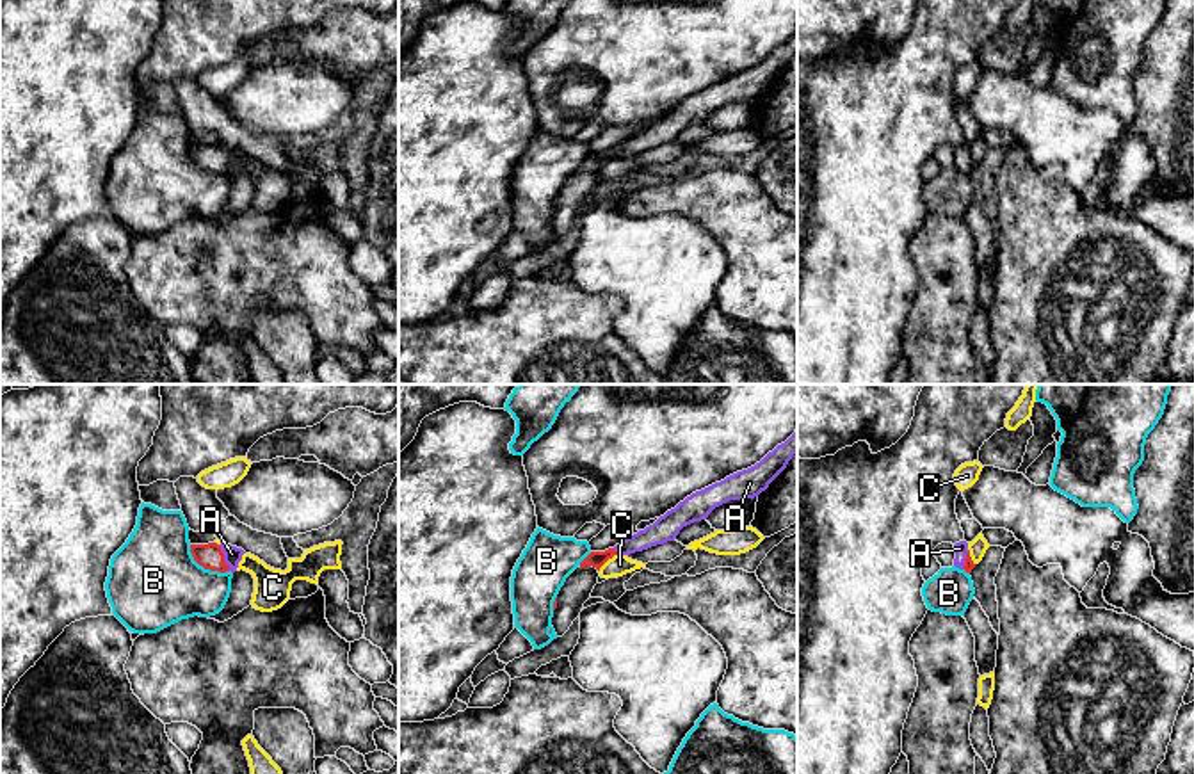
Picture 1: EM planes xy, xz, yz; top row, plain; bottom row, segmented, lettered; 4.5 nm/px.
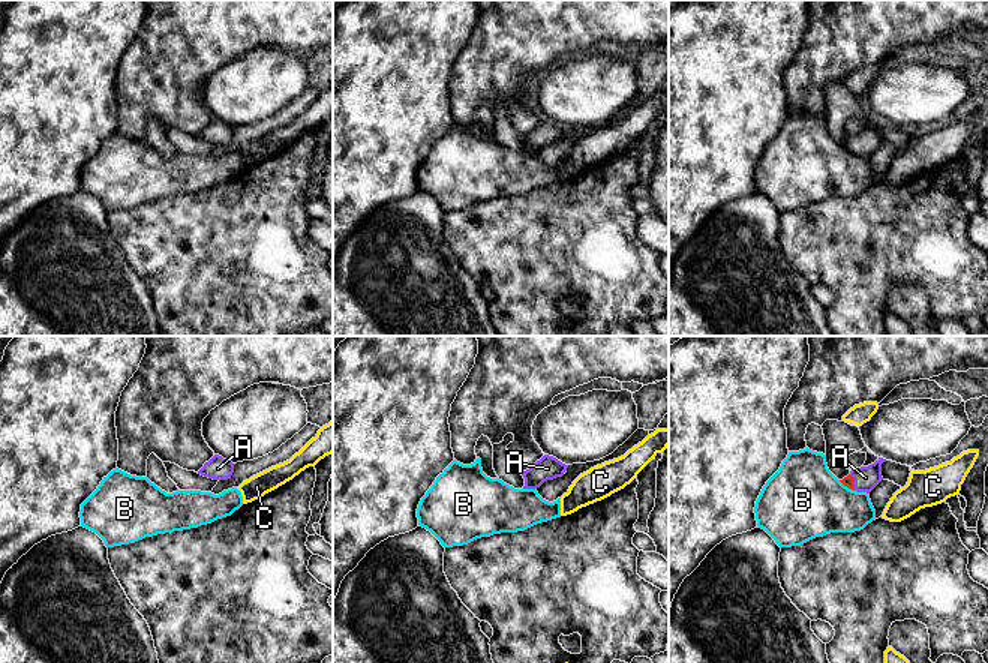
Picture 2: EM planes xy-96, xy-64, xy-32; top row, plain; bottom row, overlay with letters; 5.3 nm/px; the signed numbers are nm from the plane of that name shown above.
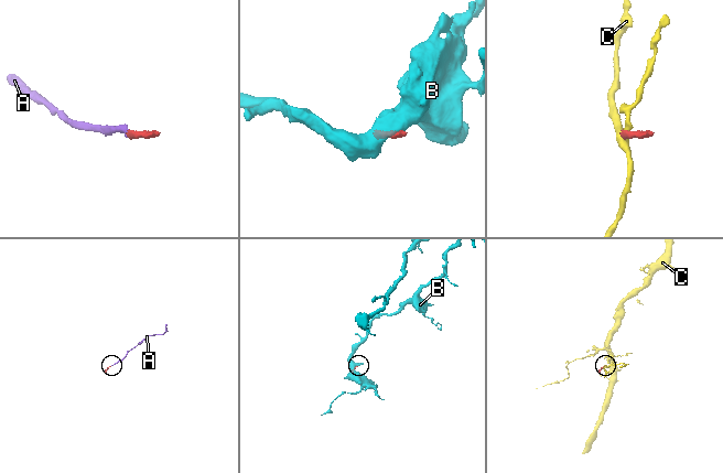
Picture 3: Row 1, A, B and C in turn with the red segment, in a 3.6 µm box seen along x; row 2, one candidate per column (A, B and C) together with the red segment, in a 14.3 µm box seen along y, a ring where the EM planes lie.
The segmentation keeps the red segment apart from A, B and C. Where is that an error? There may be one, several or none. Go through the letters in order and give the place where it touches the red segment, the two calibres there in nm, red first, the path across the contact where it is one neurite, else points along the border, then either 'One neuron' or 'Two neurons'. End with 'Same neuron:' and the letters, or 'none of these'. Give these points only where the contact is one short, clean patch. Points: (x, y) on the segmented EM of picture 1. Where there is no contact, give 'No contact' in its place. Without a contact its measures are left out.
A: Touches red at xy (223, 557). Thickness 120 nm (red) against 80 nm. Path across: xy (210, 556), (223, 557), (232, 554). One neuron
B: Touches red at xy (205, 568). Thickness 120 nm (red) against 420 nm. Two neurons
C: Touches red at xz (605, 561). Thickness 80 nm (red) against 100 nm. Boundary: xz (616, 554), (598, 572). Two neurons
Same neuron: A

